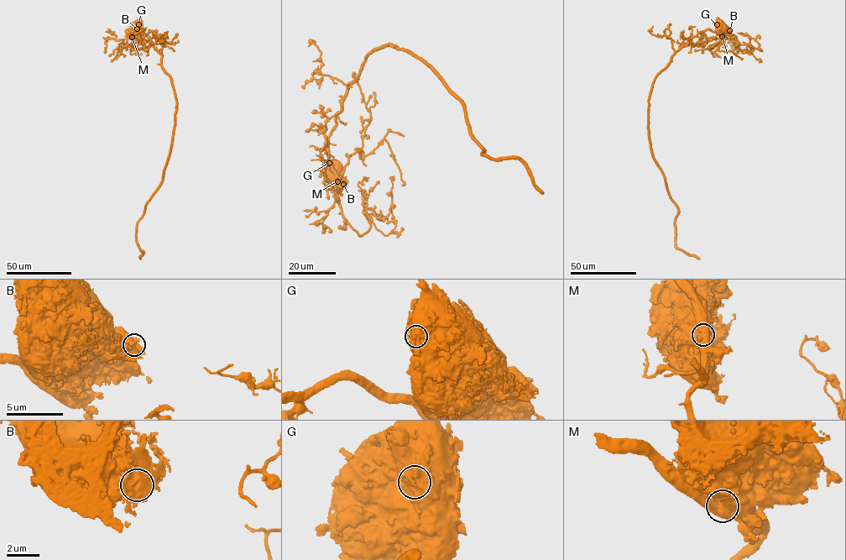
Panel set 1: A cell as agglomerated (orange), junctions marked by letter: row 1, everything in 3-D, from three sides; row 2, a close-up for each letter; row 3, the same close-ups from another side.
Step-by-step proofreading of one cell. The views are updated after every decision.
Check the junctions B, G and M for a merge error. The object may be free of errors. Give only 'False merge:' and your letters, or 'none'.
False merge: M

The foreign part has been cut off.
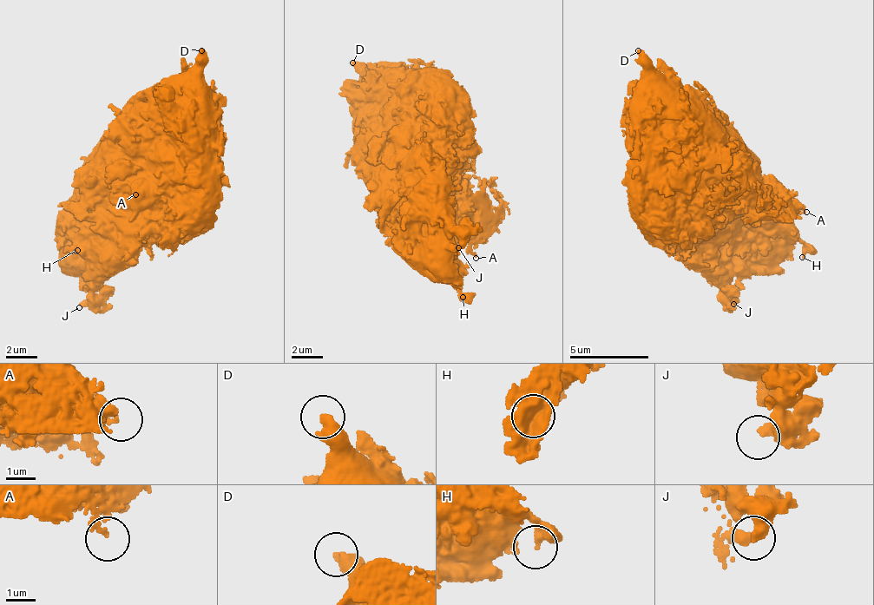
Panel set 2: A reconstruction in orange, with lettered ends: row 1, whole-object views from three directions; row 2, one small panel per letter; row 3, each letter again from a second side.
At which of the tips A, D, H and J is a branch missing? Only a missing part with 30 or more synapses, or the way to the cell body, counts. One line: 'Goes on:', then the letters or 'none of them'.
Goes on: H

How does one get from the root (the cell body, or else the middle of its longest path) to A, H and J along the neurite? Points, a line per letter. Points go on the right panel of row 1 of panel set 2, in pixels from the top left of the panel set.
A: (697, 197), (710, 210), (776, 203), (787, 211), (806, 212)
H: (697, 197), (707, 209), (738, 207), (739, 209), (755, 207), (762, 216), (778, 214), (800, 239), (802, 257)
J: (697, 197), (705, 206), (714, 233), (719, 260), (721, 287), (733, 304)

